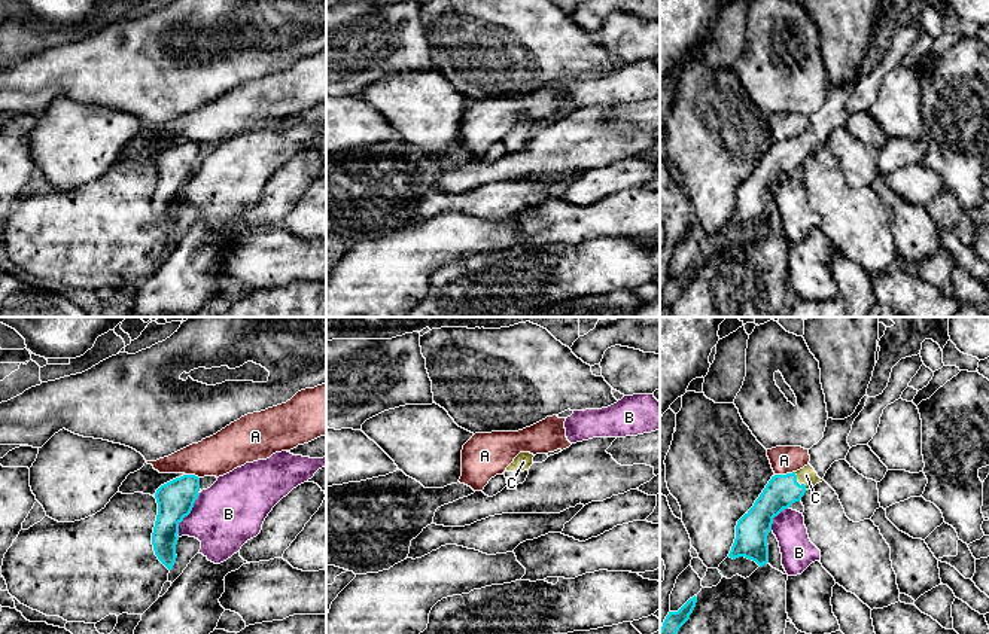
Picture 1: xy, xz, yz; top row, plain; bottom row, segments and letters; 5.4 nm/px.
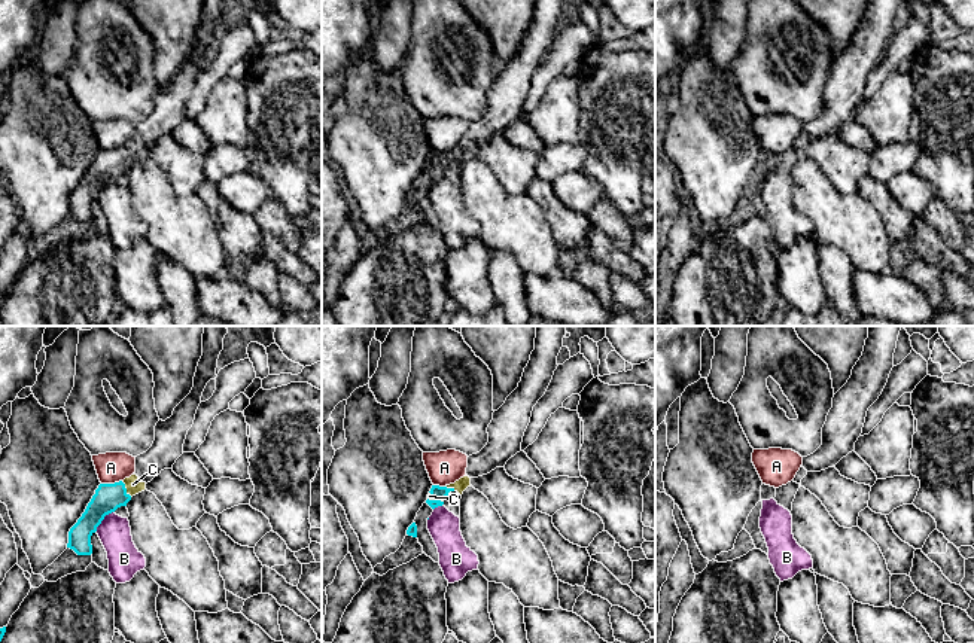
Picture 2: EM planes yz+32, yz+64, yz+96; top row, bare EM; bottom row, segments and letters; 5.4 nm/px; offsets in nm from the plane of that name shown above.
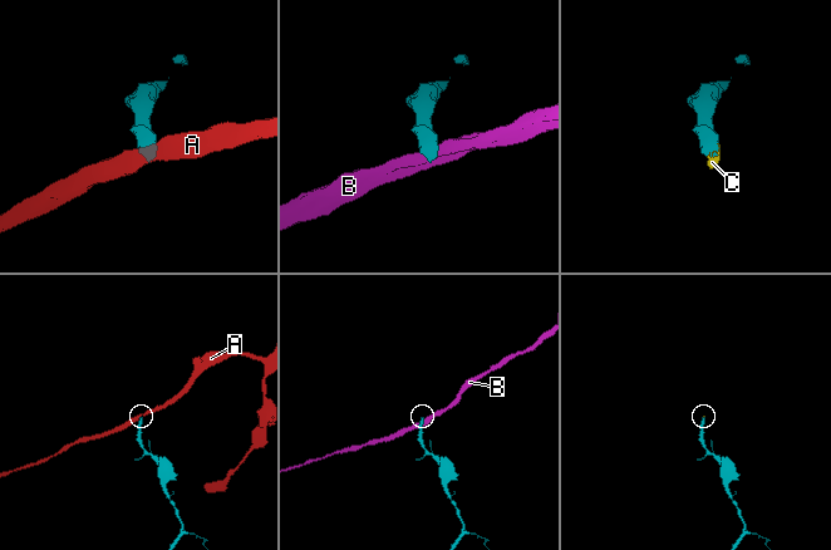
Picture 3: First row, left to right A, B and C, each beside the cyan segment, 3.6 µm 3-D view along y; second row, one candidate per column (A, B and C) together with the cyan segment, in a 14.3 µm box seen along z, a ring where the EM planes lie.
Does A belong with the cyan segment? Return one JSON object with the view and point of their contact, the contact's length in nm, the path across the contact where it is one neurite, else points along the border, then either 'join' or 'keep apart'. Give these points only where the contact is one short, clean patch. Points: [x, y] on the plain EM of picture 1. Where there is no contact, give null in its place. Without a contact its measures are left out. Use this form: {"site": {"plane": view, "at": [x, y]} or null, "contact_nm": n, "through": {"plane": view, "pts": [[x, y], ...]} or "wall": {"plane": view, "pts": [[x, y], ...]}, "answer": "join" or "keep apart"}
{"site": {"plane": "yz", "at": [784, 142]}, "contact_nm": 110, "wall": {"plane": "yz", "pts": [[794, 137], [785, 142], [775, 142]]}, "answer": "keep apart"}

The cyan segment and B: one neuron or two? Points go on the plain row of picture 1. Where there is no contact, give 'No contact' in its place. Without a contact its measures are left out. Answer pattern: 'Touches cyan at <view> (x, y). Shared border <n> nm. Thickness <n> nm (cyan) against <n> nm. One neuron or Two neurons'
Touches cyan at xy (186, 182). Shared border 260 nm. Thickness 200 nm (cyan) against 360 nm. Two neurons

